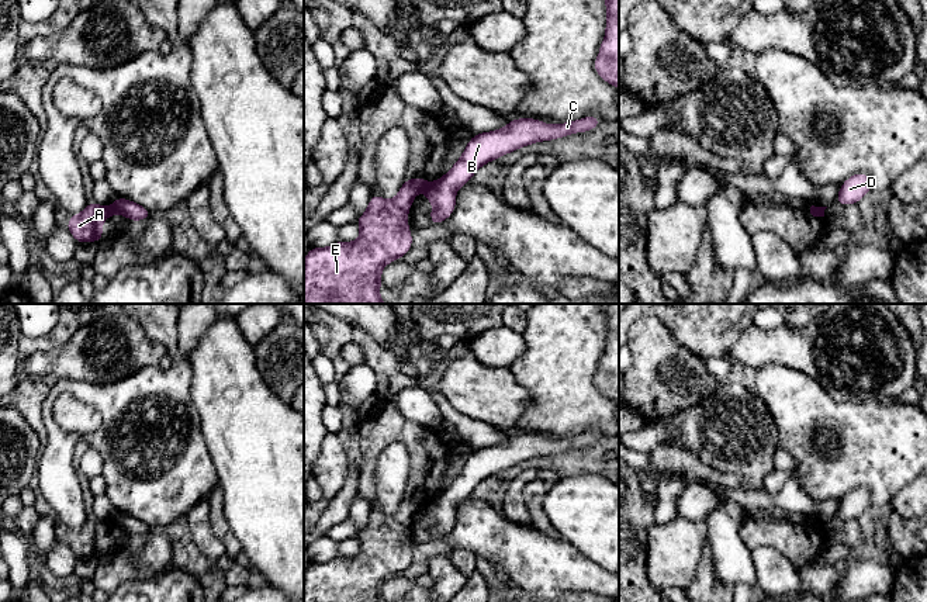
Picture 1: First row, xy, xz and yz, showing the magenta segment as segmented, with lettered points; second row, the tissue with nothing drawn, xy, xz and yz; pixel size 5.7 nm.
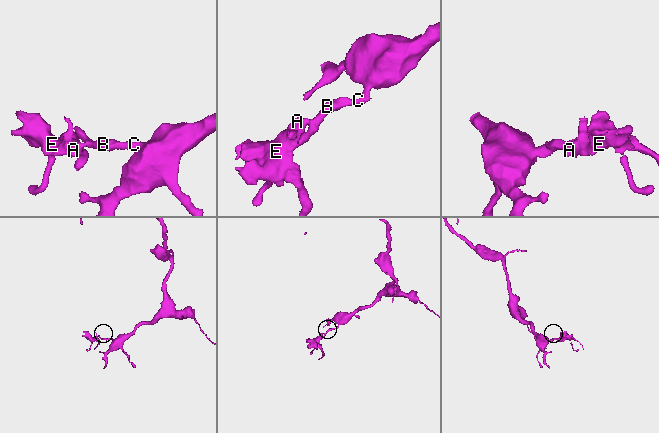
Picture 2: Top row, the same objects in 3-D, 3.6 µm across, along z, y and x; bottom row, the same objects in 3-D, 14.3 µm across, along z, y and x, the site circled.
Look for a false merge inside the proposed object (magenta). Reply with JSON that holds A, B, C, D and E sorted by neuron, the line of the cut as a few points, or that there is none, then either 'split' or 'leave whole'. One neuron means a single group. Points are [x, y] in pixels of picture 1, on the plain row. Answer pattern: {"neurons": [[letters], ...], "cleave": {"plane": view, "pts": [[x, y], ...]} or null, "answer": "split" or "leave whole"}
{"neurons": [["A", "E"], ["B", "C", "D"]], "cleave": {"plane": "xy", "pts": [[109, 522], [114, 528]]}, "answer": "split"}

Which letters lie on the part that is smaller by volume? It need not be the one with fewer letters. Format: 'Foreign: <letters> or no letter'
Foreign: A, E

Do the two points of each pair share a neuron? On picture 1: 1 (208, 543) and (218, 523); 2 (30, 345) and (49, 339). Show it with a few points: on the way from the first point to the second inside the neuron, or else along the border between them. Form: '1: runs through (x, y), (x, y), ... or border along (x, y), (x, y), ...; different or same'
1: border along (208, 501), (210, 529), (222, 543), (225, 554); different
2: runs through (34, 345), (45, 343); same

